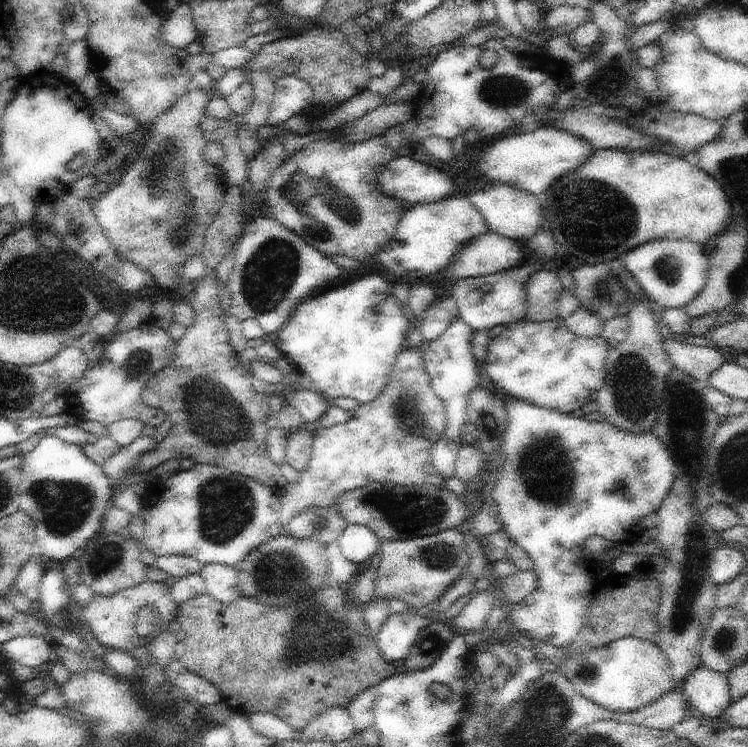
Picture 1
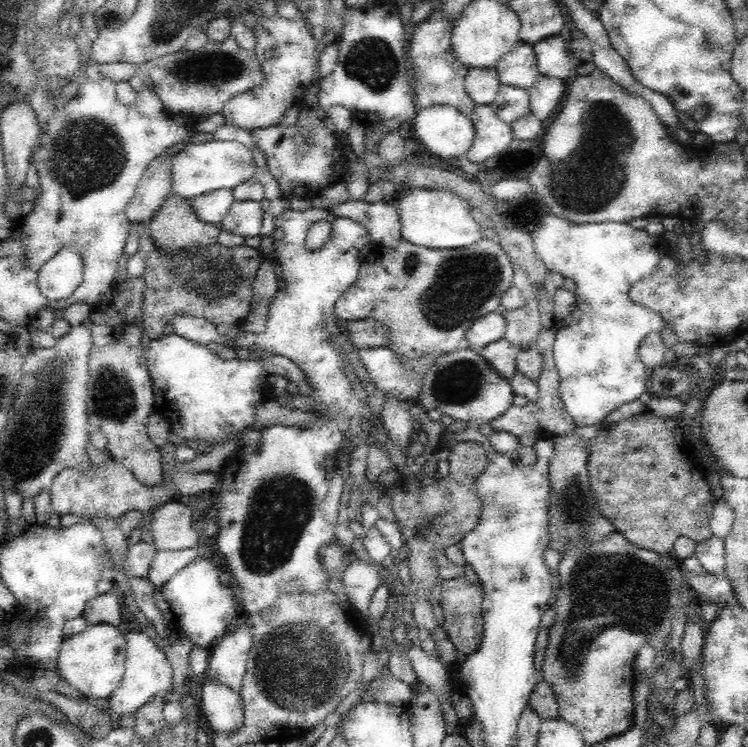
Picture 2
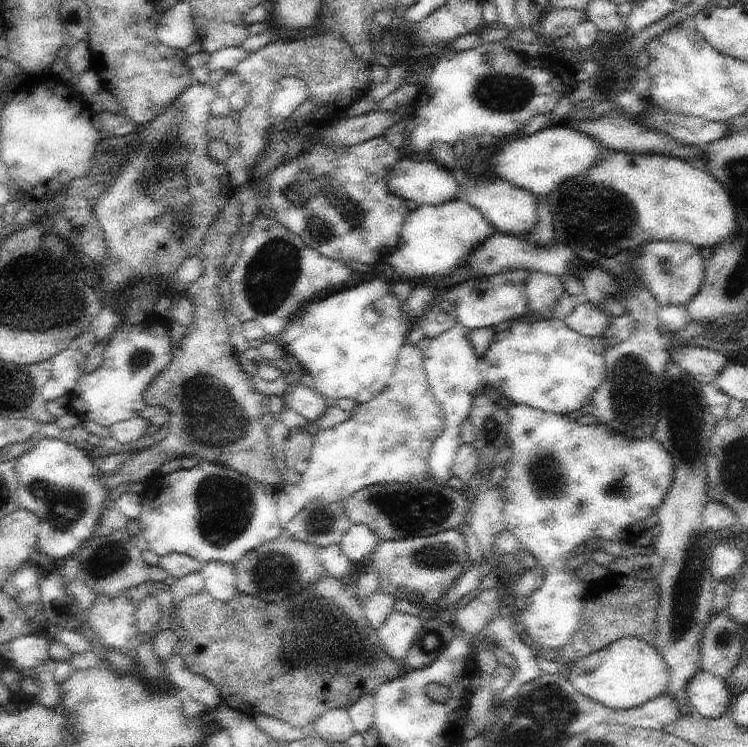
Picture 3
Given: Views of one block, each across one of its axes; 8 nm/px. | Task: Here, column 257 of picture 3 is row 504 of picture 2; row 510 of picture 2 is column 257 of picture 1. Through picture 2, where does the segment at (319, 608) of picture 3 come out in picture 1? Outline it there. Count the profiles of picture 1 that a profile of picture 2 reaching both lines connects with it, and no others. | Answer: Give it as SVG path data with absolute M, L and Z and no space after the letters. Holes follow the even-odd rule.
M333 581L328 585L320 587L320 590L306 600L306 606L304 602L298 602L298 604L292 604L288 608L273 607L265 605L255 598L250 598L242 595L238 600L233 603L221 603L218 602L213 596L210 596L207 592L203 595L192 597L192 600L187 600L185 603L178 605L177 621L180 624L181 629L186 632L186 637L180 645L179 660L186 666L188 672L192 672L198 676L204 677L209 680L218 688L221 694L221 700L224 701L232 710L237 713L248 714L257 712L267 712L277 714L286 724L289 724L295 731L301 731L305 726L308 726L319 714L322 714L330 707L344 707L348 708L354 698L356 698L362 691L365 691L369 686L378 686L383 680L386 680L389 676L394 674L394 666L400 666L393 664L384 658L384 655L378 648L376 639L372 639L368 632L368 627L363 615L362 607L350 604L344 596L344 590L340 592L340 586Z

